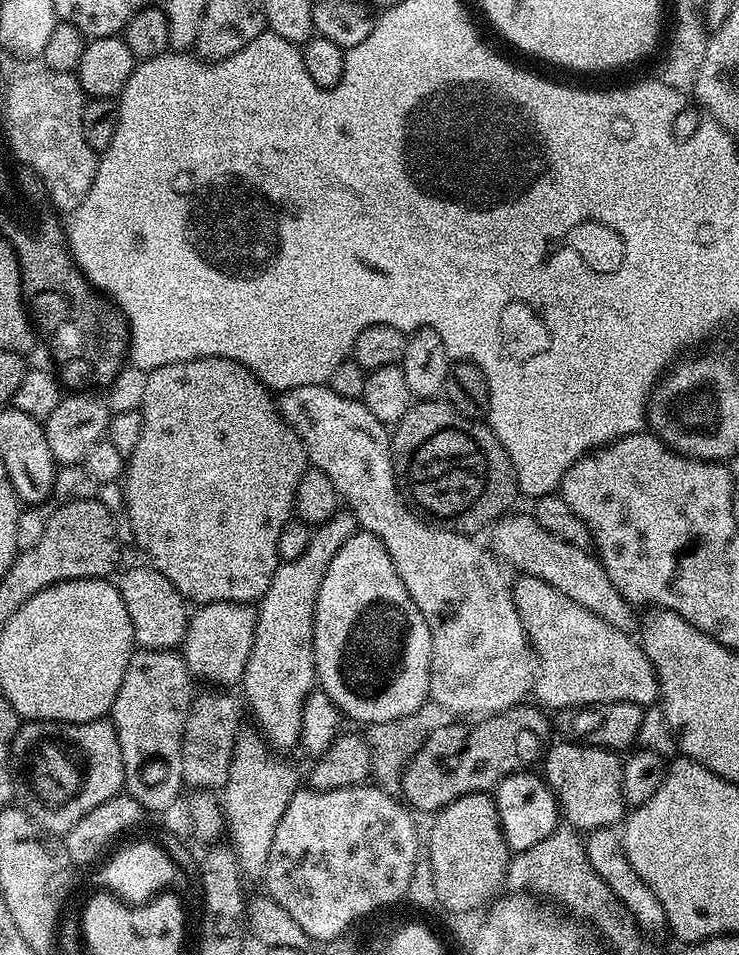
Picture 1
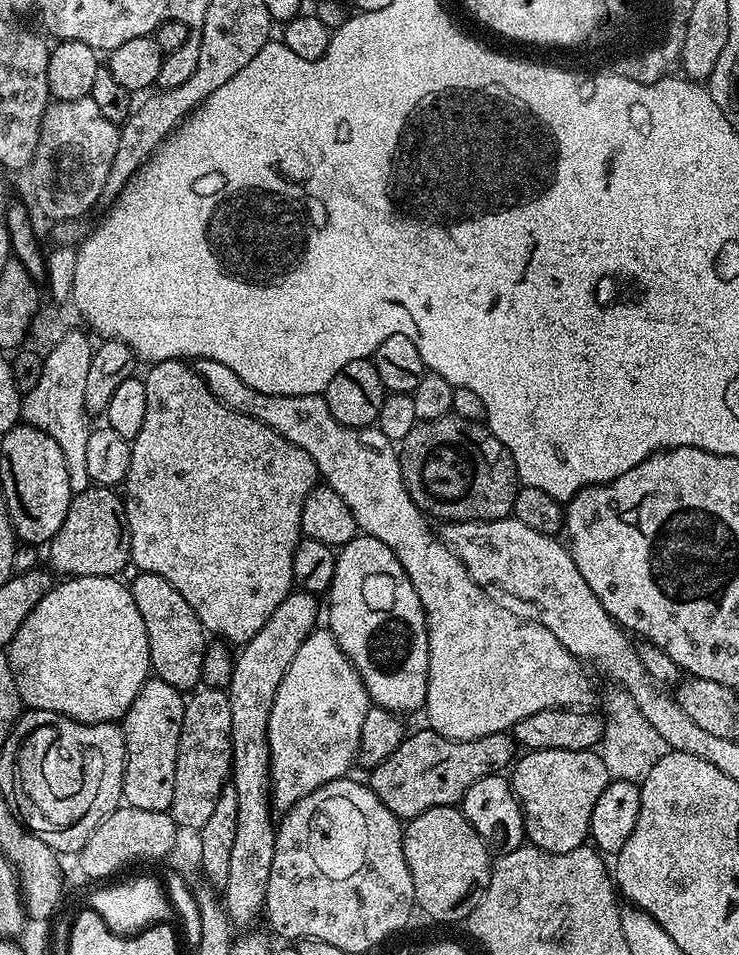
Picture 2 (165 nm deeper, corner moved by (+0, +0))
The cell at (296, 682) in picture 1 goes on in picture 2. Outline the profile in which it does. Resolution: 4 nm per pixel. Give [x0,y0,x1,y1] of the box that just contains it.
[222,590,318,930]

